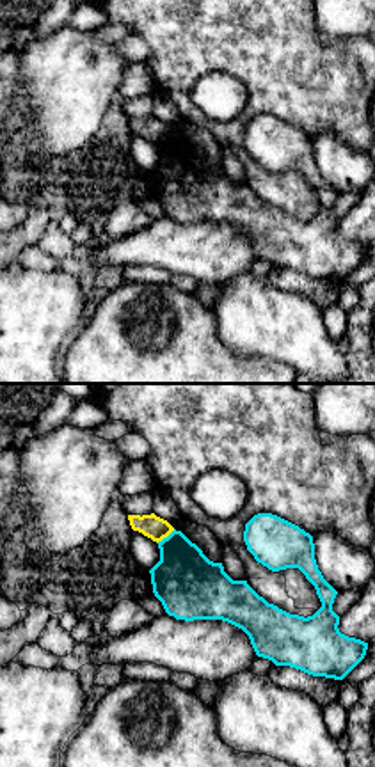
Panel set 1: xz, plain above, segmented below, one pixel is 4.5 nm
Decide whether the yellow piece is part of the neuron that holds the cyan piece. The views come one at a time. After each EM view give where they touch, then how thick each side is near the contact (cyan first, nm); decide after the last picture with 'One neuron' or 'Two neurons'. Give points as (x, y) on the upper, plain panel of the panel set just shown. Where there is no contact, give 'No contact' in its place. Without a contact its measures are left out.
Touches cyan at (167, 139). Thickness 300 nm (cyan) against 110 nm

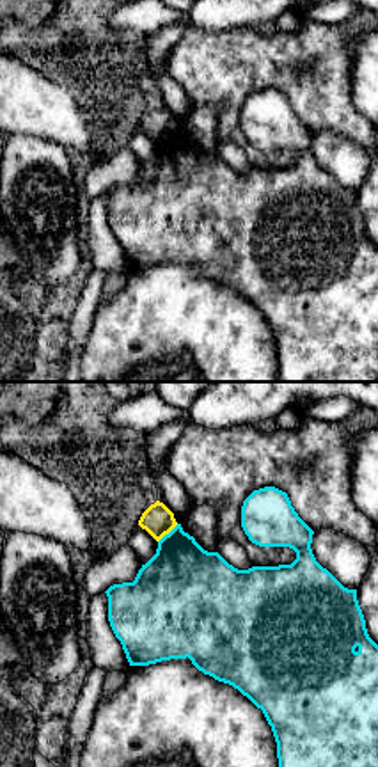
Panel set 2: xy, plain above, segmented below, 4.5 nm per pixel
Touches cyan at (169, 135). Thickness 380 nm (cyan) against 140 nm

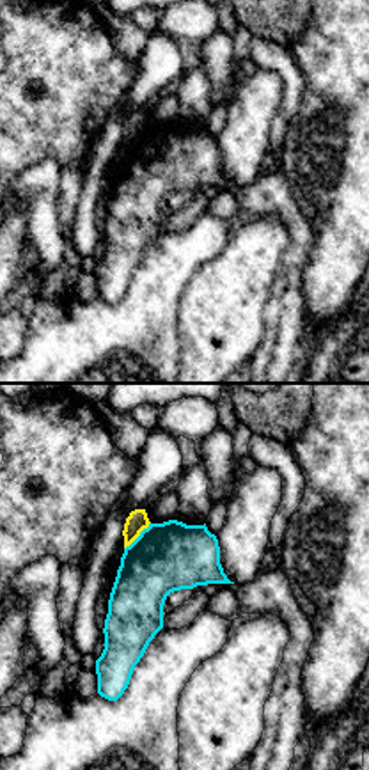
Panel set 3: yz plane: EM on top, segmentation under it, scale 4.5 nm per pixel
Touches cyan at (139, 139). Thickness 320 nm (cyan) against 90 nm

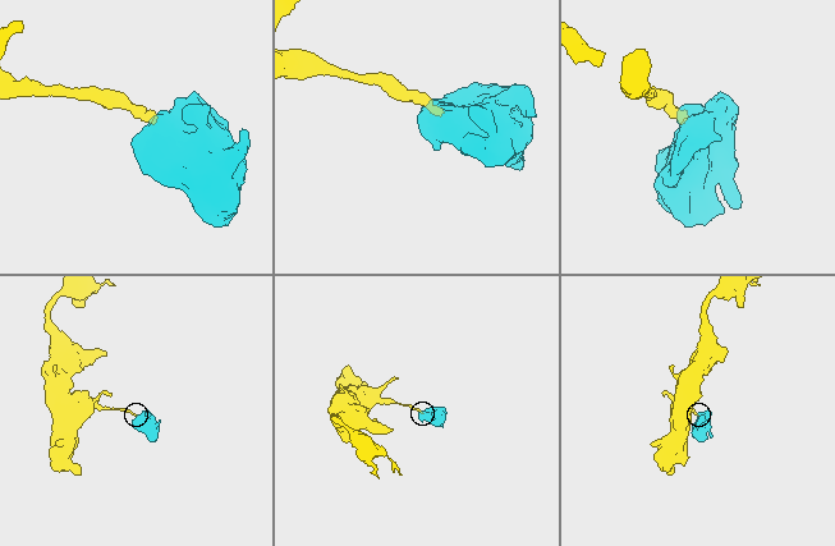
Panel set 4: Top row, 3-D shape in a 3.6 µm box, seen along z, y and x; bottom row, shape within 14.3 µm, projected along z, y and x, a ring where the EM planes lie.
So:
Two neurons

